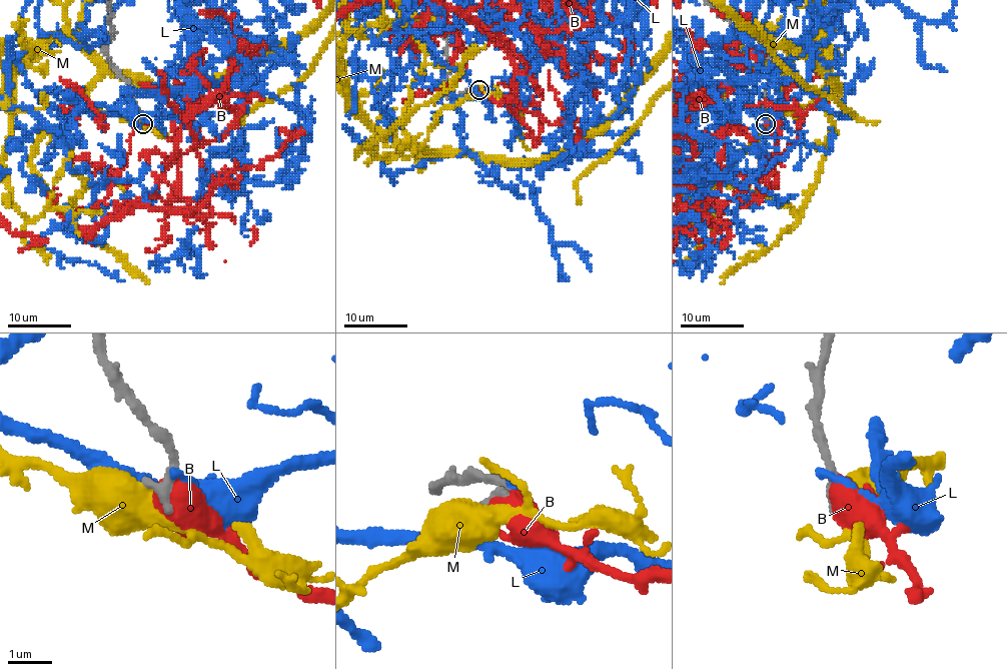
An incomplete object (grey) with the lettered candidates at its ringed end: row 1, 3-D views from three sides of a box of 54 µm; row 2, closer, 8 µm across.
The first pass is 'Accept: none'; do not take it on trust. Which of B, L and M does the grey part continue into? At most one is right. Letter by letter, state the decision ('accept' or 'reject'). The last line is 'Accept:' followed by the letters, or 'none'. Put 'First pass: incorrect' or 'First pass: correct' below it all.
B: reject
L: reject
M: reject
Accept: none
First pass: correct

